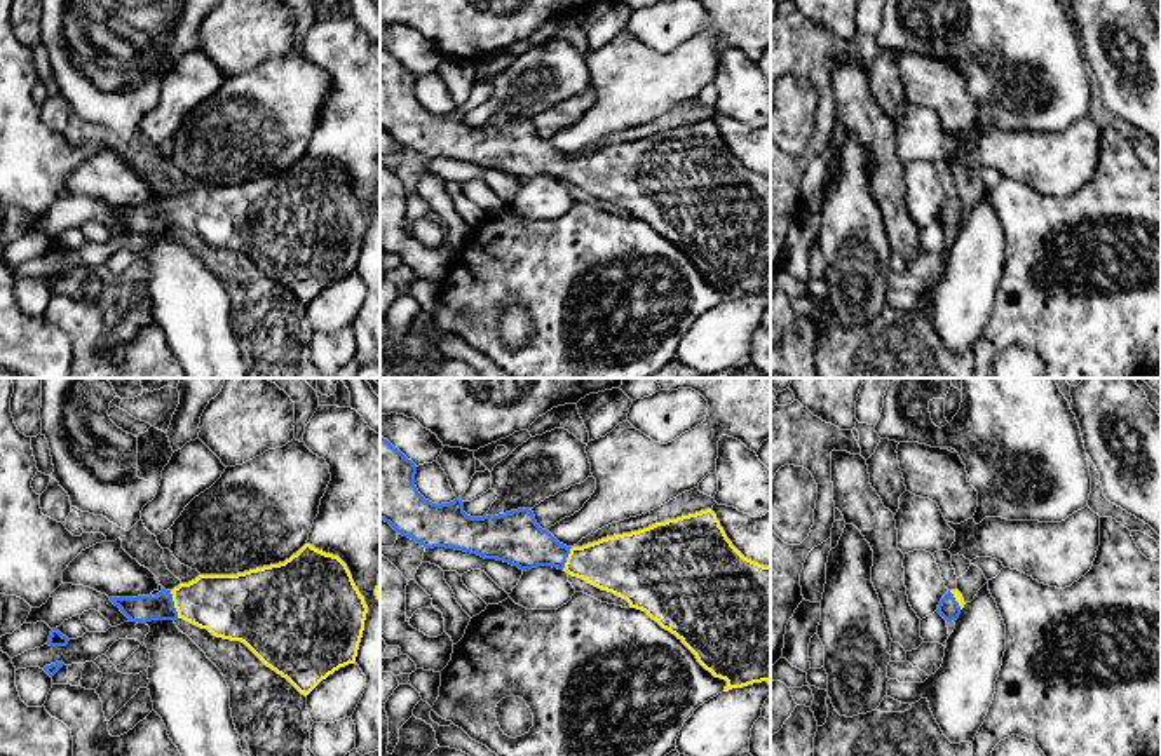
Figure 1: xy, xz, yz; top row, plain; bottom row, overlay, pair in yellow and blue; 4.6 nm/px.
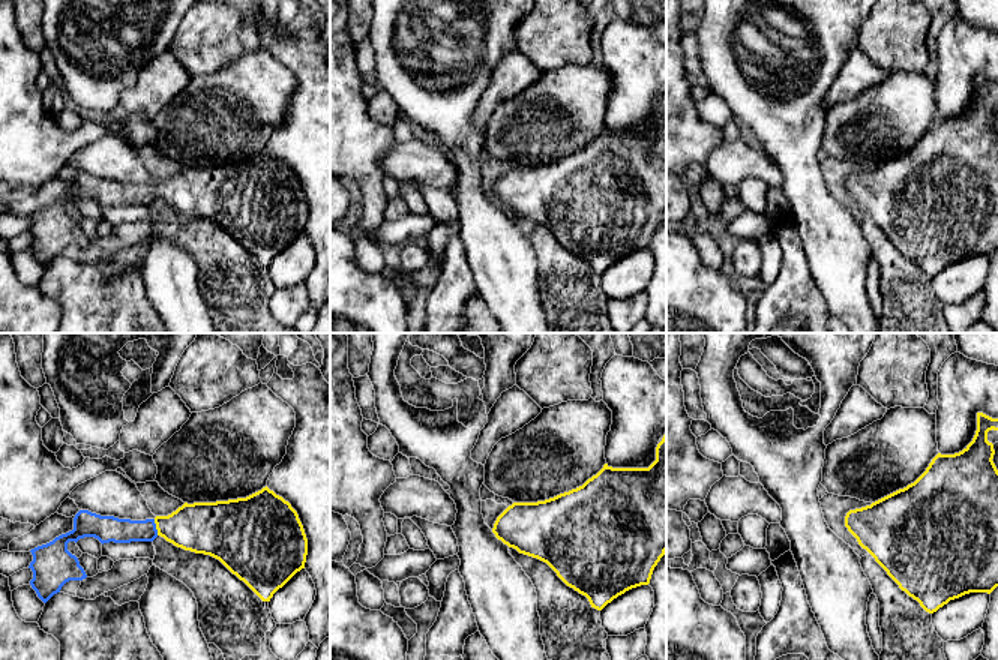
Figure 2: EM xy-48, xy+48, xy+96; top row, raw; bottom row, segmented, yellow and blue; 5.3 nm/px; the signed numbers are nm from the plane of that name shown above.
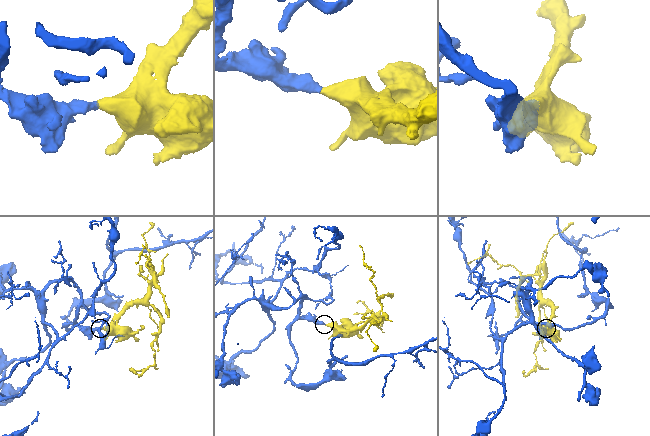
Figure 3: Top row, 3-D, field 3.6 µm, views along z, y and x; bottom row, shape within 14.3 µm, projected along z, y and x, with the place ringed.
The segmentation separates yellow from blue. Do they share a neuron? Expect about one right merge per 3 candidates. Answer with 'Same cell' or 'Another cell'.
Same cell

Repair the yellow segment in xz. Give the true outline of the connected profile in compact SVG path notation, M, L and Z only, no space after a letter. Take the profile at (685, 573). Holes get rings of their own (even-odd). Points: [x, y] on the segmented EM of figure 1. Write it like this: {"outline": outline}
{"outline": "M380 435L380 519L389 523L399 535L415 540L425 549L464 550L485 559L509 563L519 570L537 566L563 570L626 599L629 608L645 611L662 629L675 634L706 671L727 681L723 692L762 681L771 685L771 566L744 557L727 538L711 509L655 523L638 531L607 537L582 547L567 547L537 524L532 509L471 517L464 512L460 498L441 505L425 500L415 486L415 474L417 465Z"}

